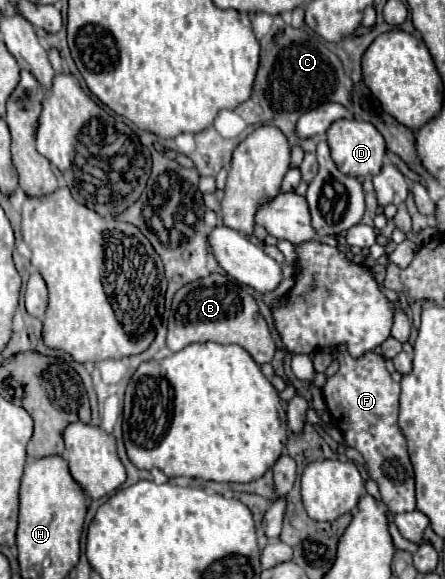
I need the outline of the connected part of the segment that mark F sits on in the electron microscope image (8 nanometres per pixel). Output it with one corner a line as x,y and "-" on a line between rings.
340,344
338,362
340,362
338,372
328,378
322,390
334,426
338,426
340,432
344,434
346,446
356,448
364,456
368,464
368,474
378,484
382,500
388,506
388,510
394,514
416,510
414,470
408,458
406,438
398,426
400,386
390,378
384,358
378,356
376,352
352,358
348,354
348,348

